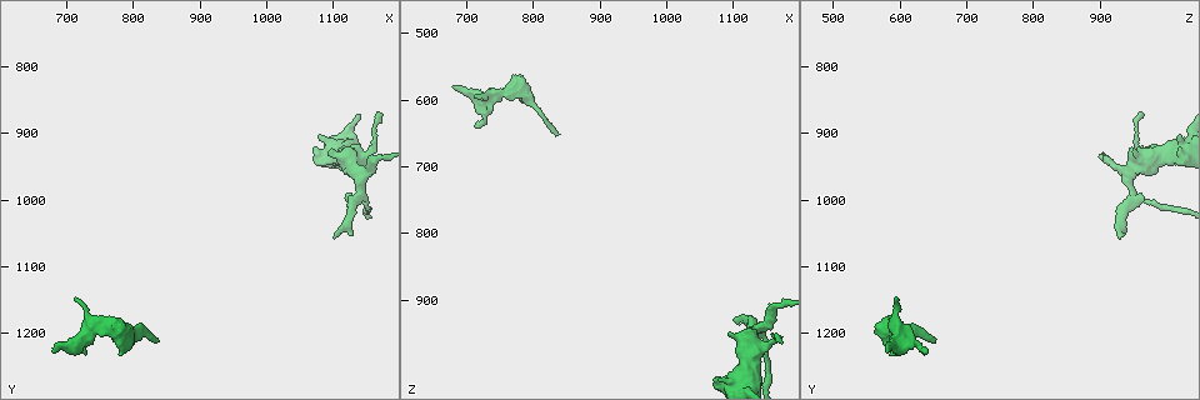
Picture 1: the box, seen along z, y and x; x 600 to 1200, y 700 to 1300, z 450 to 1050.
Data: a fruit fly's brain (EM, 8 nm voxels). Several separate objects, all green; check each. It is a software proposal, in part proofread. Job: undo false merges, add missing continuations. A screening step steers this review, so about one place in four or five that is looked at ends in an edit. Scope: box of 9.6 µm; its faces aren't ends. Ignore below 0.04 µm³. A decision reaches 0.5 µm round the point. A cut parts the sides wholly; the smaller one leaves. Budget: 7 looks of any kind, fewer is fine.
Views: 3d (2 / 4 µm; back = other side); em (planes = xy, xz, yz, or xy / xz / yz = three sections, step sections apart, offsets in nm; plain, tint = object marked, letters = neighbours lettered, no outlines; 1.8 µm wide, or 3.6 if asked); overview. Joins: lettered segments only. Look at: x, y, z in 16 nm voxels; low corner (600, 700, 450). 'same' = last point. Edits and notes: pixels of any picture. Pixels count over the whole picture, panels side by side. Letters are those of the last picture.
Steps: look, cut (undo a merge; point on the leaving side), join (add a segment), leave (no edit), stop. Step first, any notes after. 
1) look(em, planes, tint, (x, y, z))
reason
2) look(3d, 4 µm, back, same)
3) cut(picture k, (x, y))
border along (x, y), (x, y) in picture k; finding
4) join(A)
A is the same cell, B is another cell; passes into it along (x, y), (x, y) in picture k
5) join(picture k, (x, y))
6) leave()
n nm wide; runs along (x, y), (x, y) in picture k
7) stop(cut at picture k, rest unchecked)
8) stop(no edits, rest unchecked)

look(3d, 2 µm, back, (835, 1210, 650))
tapers out

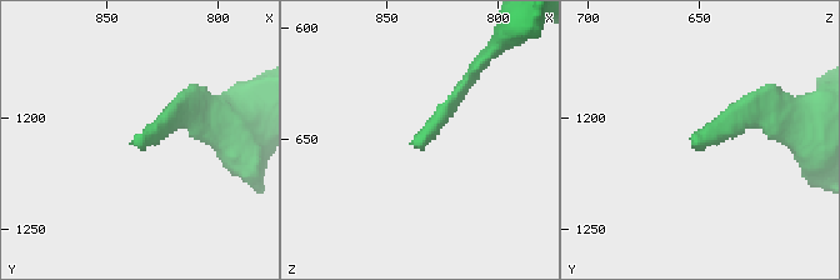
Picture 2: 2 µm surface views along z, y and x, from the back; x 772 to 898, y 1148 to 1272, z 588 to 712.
look(em, planes, plain, (839, 1208, 653))

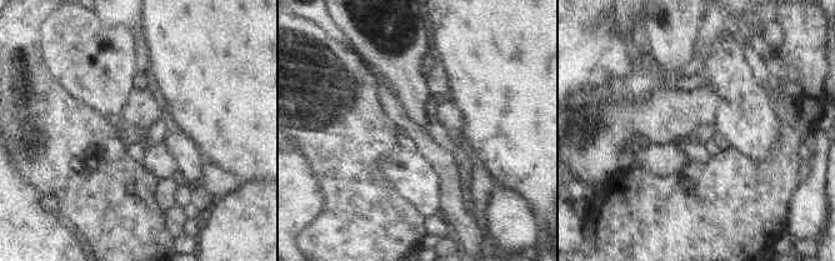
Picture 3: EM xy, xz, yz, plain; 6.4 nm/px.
look(em, planes, letters, same)

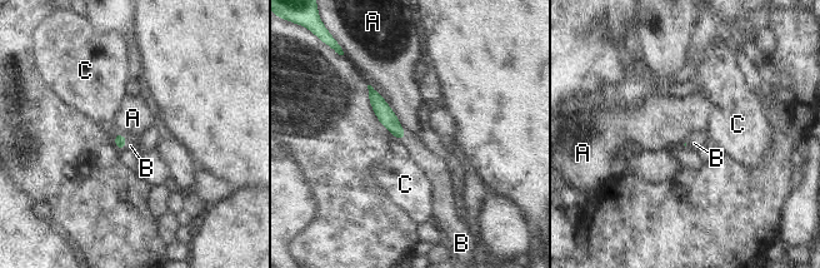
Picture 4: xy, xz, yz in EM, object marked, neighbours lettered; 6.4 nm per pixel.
join(B)
B is the same cell, A and C are other cells; passes into it along (120, 140), (125, 143), (131, 142) in picture 4; the cell continues

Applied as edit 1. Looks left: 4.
look(overview)
redraw

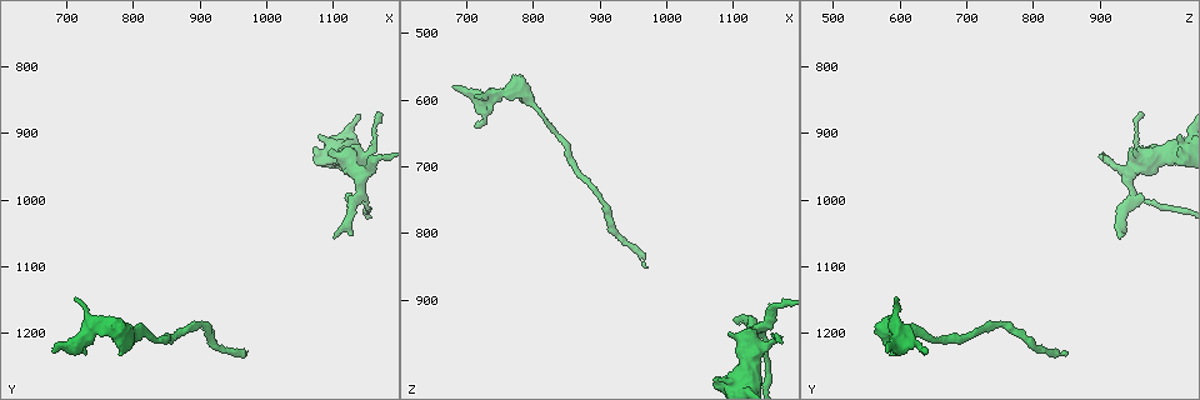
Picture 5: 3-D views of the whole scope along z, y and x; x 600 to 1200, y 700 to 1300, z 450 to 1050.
look(3d, 2 µm, (680, 1230, 580))
branch stops here

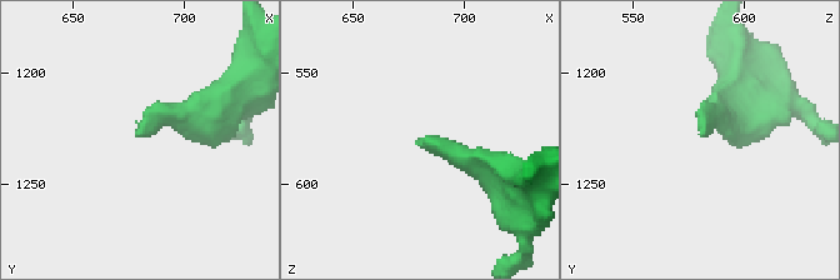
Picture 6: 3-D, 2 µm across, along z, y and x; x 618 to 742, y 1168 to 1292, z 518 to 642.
look(em, xz, step 8, letters, (680, 1229, 580))

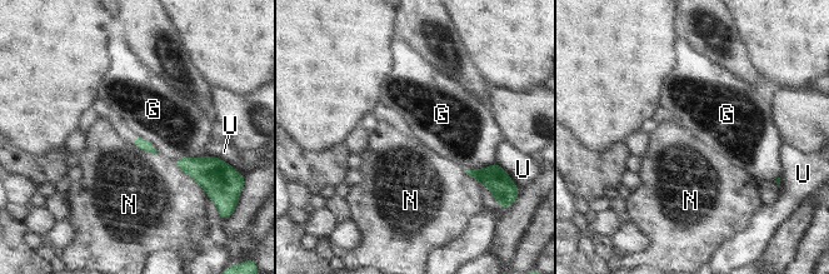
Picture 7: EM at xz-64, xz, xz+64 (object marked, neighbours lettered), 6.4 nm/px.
look(em, xy, step 8, letters, same)
cut it another way

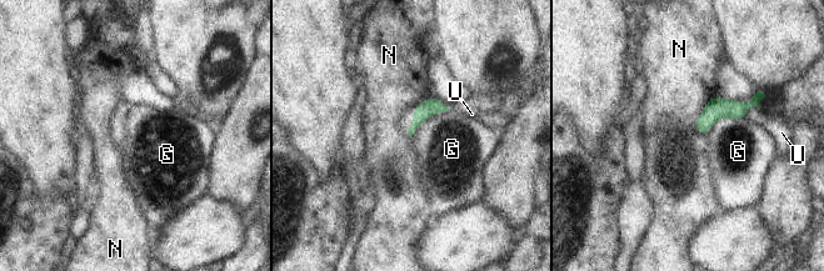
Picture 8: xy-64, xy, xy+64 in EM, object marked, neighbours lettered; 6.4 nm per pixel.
leave()
G, N and U are other cells; runs along (755, 99), (717, 109), (698, 128) in picture 8; none of them fits

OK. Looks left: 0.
stop(join at picture 4, rest unchecked)

